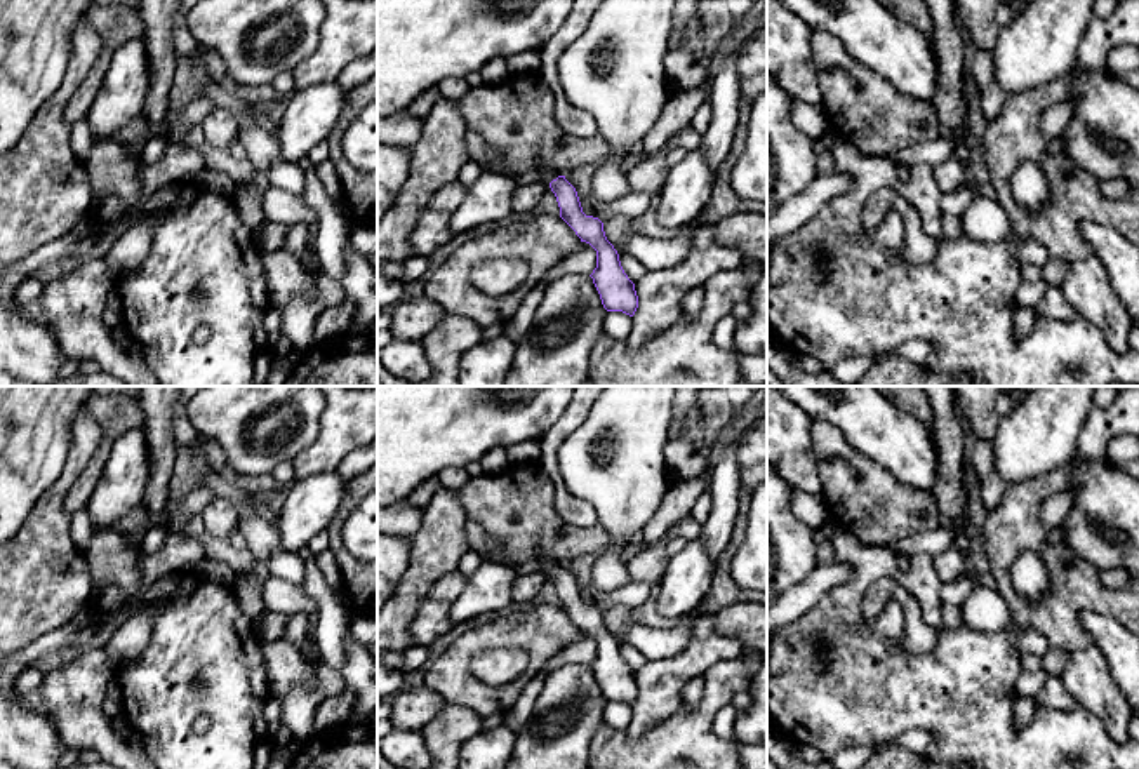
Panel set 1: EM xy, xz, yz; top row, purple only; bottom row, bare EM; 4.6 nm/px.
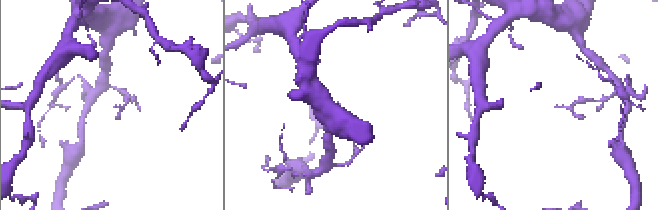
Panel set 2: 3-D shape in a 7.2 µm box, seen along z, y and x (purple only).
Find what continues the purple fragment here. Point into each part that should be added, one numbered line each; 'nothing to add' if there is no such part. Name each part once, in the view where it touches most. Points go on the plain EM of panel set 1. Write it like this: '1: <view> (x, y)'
1: xz (548, 564)

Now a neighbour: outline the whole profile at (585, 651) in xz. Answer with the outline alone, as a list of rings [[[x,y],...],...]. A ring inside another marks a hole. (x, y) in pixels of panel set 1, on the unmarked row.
[[[583,632],[579,642],[551,656],[544,663],[541,672],[550,673],[560,666],[572,665],[572,663],[591,665],[595,658],[596,658],[596,640],[589,633]]]

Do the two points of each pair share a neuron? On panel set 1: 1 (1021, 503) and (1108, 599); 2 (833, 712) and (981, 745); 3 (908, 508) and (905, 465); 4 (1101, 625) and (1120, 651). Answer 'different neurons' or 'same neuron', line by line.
1: same neuron
2: same neuron
3: different neurons
4: same neuron

